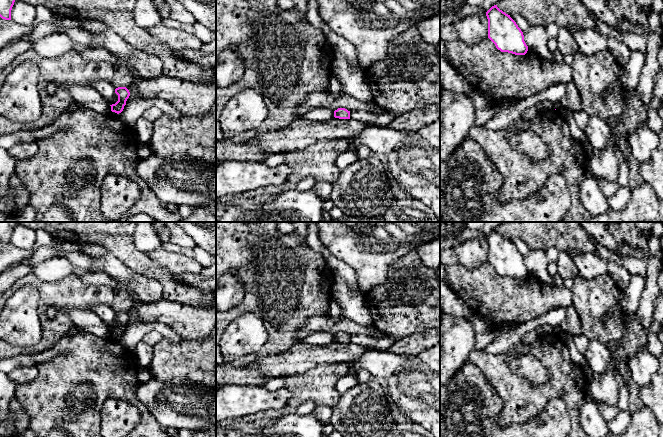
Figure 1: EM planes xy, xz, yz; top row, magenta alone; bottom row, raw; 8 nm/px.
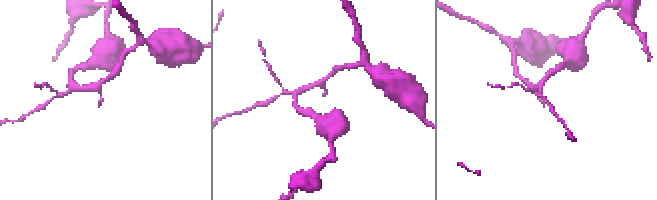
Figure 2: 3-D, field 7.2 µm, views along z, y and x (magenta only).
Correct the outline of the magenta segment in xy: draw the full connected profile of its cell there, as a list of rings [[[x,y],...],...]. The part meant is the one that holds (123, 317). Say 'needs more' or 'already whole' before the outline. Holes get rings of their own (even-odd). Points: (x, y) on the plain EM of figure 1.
already whole; [[[118,311],[115,313],[115,317],[118,319],[118,325],[110,330],[112,336],[119,338],[123,335],[126,325],[130,320],[130,316],[126,311]]]

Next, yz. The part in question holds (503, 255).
already whole; [[[497,229],[492,230],[487,236],[488,262],[501,276],[515,279],[525,279],[528,270],[524,265],[524,259],[516,246]]]

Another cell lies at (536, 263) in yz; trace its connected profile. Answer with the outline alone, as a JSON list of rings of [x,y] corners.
[[[530,249],[529,253],[523,256],[523,259],[528,273],[538,278],[541,282],[550,286],[554,285],[554,281],[548,272],[548,261],[545,251]]]

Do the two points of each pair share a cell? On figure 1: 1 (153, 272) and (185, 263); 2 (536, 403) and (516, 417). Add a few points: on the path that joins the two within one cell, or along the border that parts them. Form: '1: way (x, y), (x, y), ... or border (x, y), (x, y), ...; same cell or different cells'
1: border (146, 254), (174, 273); different cells
2: way (531, 403), (521, 412); same cell

